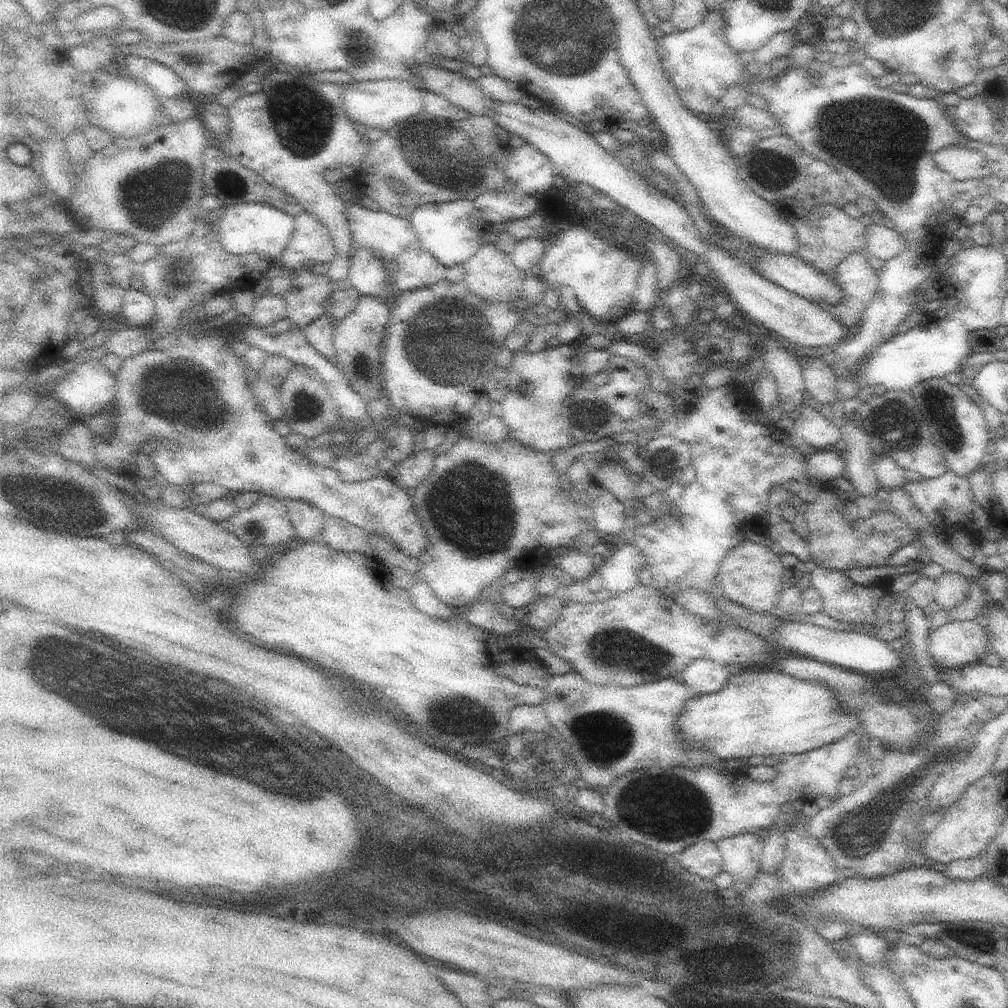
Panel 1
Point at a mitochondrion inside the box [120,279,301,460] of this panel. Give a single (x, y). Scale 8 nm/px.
(181, 381)

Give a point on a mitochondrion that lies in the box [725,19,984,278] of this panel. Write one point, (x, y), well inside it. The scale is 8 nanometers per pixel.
(856, 129)

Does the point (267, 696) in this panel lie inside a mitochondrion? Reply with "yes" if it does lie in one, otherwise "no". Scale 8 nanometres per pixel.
yes

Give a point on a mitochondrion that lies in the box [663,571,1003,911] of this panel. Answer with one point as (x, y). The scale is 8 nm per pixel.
(867, 831)

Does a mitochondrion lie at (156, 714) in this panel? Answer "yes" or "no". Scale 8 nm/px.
yes

